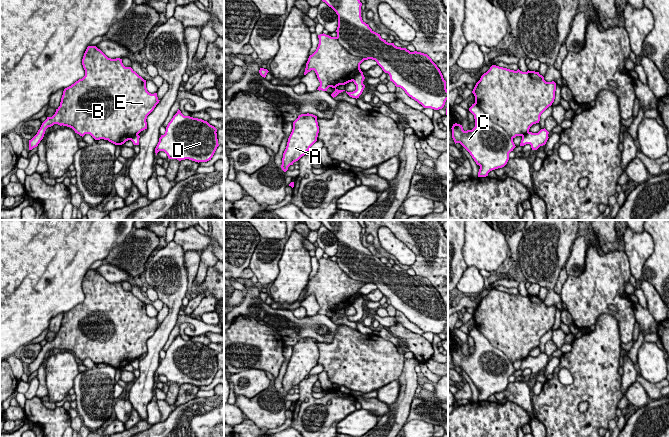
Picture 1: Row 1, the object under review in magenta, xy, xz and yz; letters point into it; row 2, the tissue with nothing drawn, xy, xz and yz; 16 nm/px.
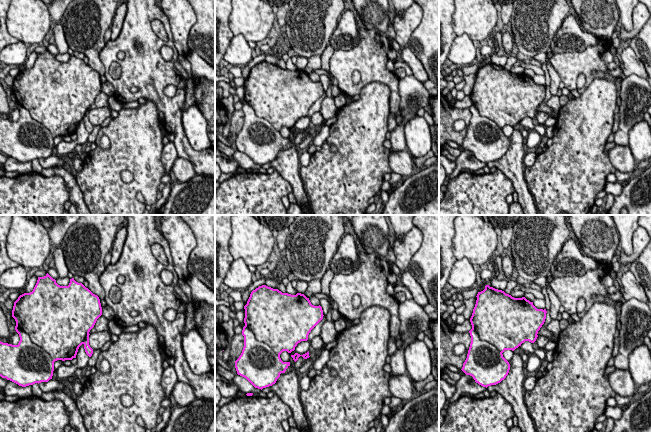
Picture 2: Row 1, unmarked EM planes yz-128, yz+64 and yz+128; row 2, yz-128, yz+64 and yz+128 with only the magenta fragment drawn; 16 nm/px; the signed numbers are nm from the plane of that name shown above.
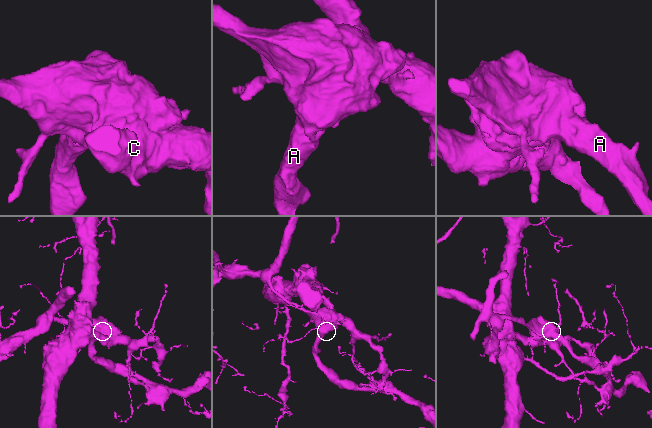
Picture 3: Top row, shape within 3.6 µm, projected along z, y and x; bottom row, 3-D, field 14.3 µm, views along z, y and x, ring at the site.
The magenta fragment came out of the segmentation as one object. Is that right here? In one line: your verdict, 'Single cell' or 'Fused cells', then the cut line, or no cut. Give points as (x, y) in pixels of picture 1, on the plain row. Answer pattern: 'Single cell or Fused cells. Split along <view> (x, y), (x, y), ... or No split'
Fused cells. Split along yz (474, 327), (512, 363)

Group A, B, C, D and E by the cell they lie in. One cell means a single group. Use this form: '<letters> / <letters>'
A B E / C D

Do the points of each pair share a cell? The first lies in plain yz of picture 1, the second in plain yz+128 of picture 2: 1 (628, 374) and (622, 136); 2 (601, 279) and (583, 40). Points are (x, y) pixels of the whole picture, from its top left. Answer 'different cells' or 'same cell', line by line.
1: same cell
2: different cells

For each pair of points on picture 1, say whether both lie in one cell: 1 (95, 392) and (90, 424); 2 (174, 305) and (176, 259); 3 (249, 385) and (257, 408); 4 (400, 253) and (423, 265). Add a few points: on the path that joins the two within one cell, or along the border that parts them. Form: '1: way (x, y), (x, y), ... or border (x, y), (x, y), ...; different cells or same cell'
1: way (90, 400), (86, 404), (86, 416); same cell
2: way (174, 294), (174, 277), (180, 270); same cell
3: border (268, 387), (252, 397), (235, 396); different cells
4: border (391, 255), (403, 264), (411, 265), (415, 261); different cells

